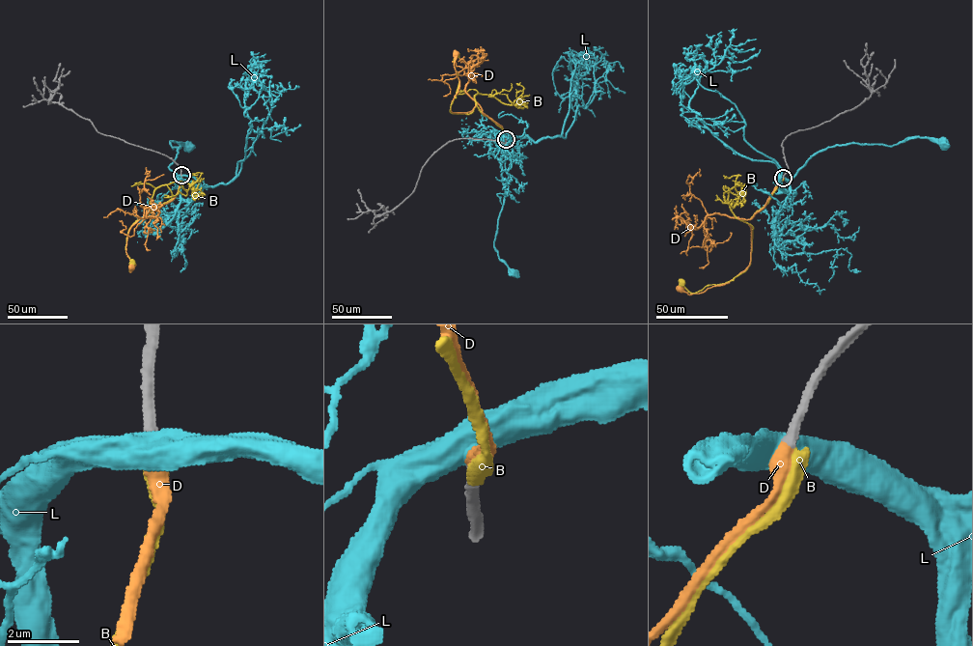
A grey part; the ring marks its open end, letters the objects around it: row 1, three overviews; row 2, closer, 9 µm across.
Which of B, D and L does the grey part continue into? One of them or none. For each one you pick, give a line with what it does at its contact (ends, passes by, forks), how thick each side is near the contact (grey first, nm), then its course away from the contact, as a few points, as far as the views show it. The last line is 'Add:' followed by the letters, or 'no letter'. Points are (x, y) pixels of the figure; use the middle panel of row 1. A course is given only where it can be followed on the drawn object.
D: it ends there; 320 nm thick on the grey side, 500 nm on the other; it runs (506, 139), (500, 126), (486, 115), (476, 102), (469, 112), (450, 111), (459, 87), (454, 64), (457, 52)
Add: D

